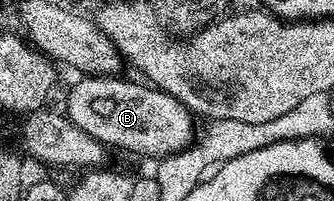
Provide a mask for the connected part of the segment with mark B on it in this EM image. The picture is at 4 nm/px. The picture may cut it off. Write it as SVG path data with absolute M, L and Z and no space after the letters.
M84 76L72 86L68 94L68 110L66 117L82 132L86 132L94 140L104 143L105 147L117 146L120 150L129 150L132 154L145 154L151 160L165 158L167 154L176 154L191 146L194 141L194 115L191 110L174 96L164 90L157 90L143 81L131 82L125 76Z

